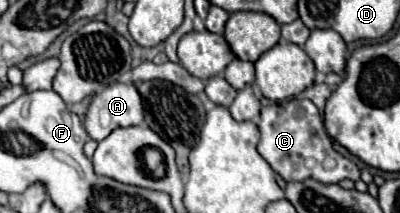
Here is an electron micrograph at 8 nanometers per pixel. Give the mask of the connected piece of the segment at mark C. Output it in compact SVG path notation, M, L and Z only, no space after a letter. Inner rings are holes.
M294 98L264 106L258 128L260 128L258 152L266 158L272 170L284 182L304 182L308 178L314 178L316 182L322 184L336 184L344 178L350 178L354 182L360 180L358 166L334 150L332 140L324 130L320 112L310 100Z

